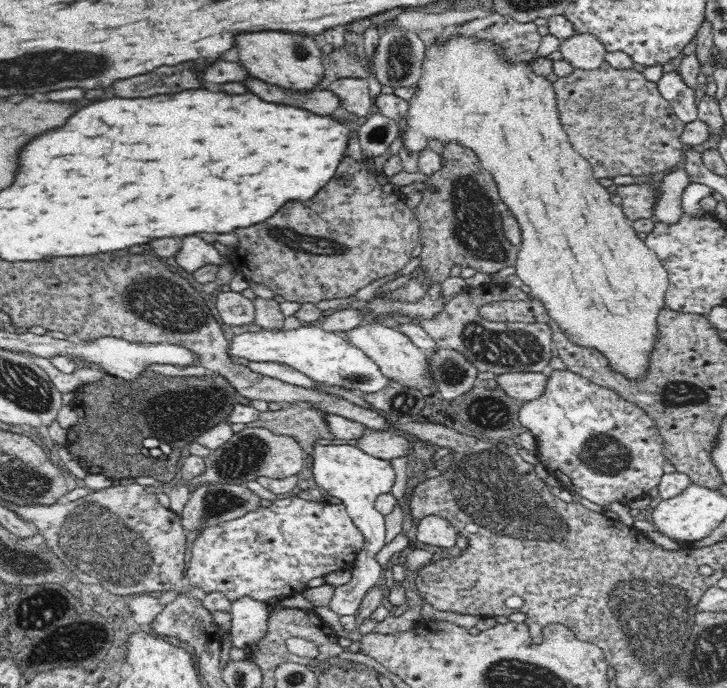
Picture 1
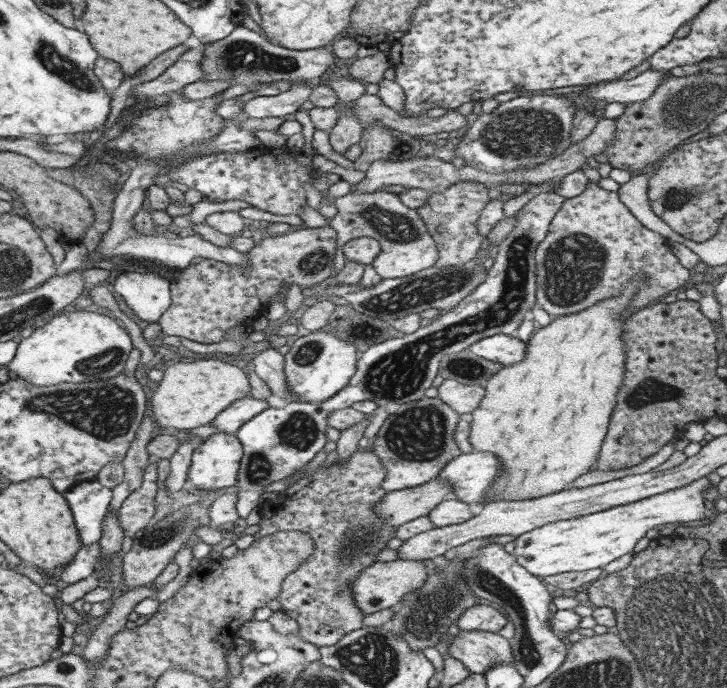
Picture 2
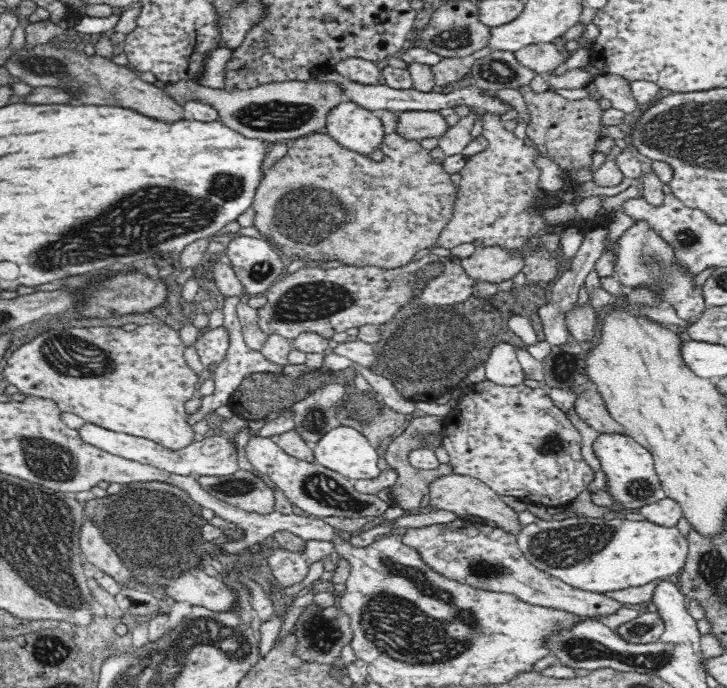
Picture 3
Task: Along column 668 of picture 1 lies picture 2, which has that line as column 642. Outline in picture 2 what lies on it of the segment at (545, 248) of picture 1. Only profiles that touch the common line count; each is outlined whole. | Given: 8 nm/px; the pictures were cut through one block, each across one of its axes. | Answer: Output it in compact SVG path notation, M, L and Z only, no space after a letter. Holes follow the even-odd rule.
M632 278L618 294L597 301L588 309L553 317L545 327L532 333L527 341L524 359L517 364L502 366L484 386L484 395L468 422L469 445L473 451L492 453L499 458L503 472L495 478L485 493L485 503L523 501L568 489L579 476L596 463L601 442L605 439L615 397L623 382L625 366L622 330L628 304L645 284L642 278Z

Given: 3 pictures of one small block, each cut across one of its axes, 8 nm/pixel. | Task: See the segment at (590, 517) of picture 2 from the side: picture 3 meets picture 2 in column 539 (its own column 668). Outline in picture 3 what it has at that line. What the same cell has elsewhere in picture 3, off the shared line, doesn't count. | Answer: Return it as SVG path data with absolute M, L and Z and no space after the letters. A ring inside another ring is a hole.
M568 518L562 522L538 520L528 524L516 534L519 549L539 570L546 572L565 584L592 592L623 590L634 586L643 586L656 579L674 579L685 568L689 554L687 537L676 525L664 526L650 520L579 520Z

